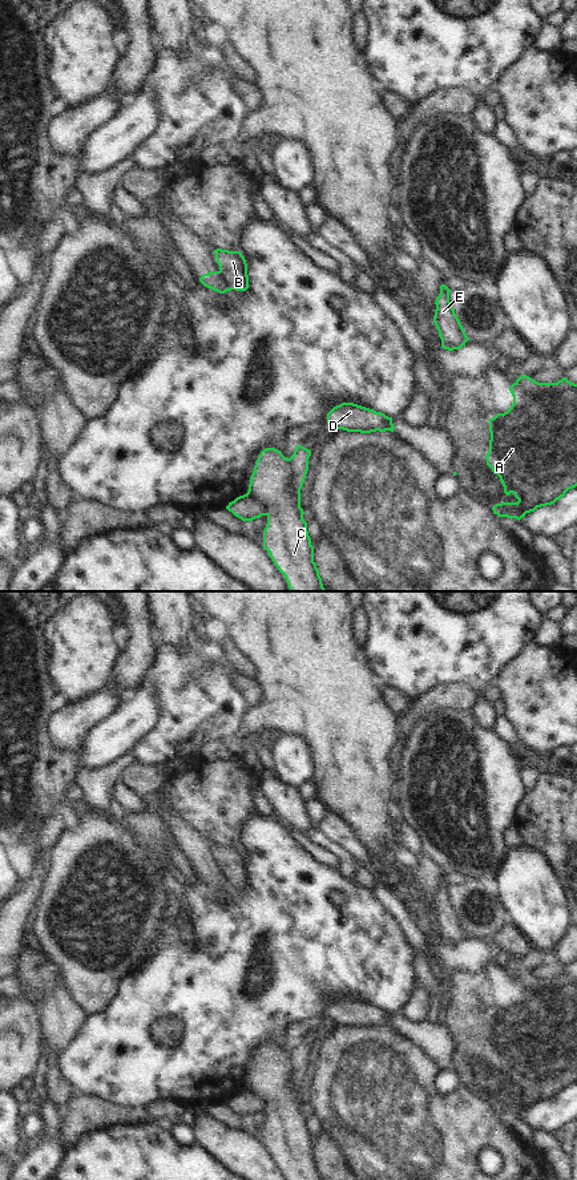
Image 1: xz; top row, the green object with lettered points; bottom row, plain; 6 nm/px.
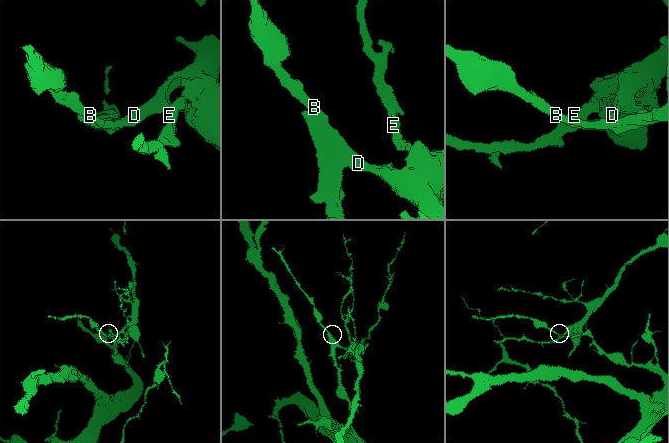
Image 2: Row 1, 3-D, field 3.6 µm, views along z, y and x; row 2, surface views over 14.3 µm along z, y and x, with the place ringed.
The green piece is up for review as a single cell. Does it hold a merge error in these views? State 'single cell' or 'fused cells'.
fused cells

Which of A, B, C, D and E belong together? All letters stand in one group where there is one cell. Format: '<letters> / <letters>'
A B D E / C

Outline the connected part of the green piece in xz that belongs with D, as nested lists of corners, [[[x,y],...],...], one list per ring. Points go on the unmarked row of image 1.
[[[342,998],[327,1009],[327,1021],[330,1026],[343,1025],[347,1027],[394,1027],[392,1013],[382,1007],[354,999]]]

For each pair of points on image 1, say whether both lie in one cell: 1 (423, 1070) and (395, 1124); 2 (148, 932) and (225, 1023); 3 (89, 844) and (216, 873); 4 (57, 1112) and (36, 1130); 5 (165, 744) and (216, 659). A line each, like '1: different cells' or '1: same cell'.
1: same cell
2: different cells
3: different cells
4: different cells
5: same cell

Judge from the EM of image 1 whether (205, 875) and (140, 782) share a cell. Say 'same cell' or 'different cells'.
same cell

